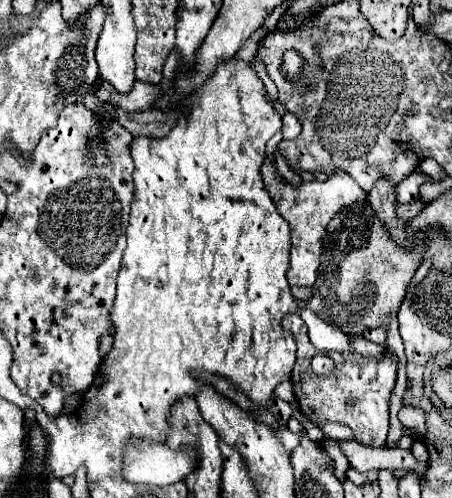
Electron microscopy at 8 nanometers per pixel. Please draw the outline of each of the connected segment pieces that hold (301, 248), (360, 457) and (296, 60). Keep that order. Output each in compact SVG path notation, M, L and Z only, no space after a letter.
M266 159L262 165L262 177L266 183L268 193L272 195L274 203L278 205L278 211L282 217L290 223L290 237L292 237L292 249L290 249L290 269L288 269L288 283L300 285L300 287L312 287L316 281L316 271L320 265L320 251L324 247L324 231L332 215L336 211L346 209L358 201L366 199L366 193L360 189L360 185L342 169L336 169L336 173L328 175L324 183L320 181L306 181L300 187L294 185L282 185L280 175L276 173L274 163Z
M338 441L338 445L350 465L362 473L370 469L416 469L418 475L424 475L426 469L426 465L420 465L406 449L372 449L354 441Z
M284 53L282 69L286 71L286 79L300 79L300 67L302 65L304 65L304 61L298 53Z

